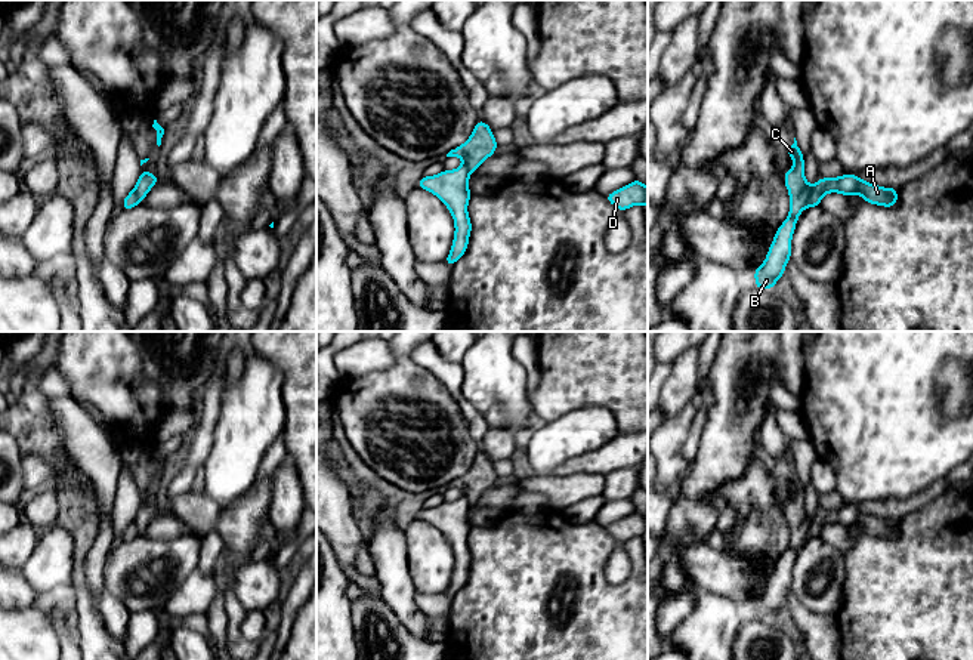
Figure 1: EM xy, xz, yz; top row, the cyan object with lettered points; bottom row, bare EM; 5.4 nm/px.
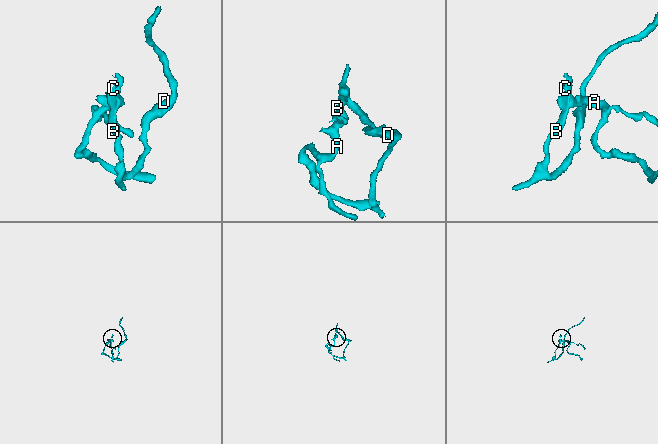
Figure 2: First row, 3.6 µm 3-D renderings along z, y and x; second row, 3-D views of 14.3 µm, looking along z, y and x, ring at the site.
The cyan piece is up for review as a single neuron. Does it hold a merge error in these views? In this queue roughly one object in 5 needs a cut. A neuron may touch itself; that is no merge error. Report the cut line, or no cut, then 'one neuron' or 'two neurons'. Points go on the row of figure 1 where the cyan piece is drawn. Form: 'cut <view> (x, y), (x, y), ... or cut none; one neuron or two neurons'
cut none; one neuron

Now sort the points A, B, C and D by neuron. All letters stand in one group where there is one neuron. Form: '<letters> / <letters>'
A B C D

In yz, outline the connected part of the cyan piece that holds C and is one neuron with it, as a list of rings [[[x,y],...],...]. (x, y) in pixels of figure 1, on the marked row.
[[[797,141],[784,151],[794,160],[794,166],[785,170],[784,183],[790,194],[790,213],[776,229],[773,241],[767,250],[764,262],[756,268],[756,289],[773,289],[776,281],[784,277],[785,265],[791,260],[791,240],[797,219],[806,207],[819,207],[825,194],[838,192],[846,197],[859,194],[867,203],[883,207],[898,204],[898,188],[883,188],[869,183],[856,175],[847,173],[837,178],[819,178],[815,185],[809,185],[804,178],[804,158]]]

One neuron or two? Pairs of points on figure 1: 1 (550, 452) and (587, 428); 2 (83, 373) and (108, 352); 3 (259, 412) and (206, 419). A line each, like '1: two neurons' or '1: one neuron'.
1: one neuron
2: one neuron
3: two neurons

